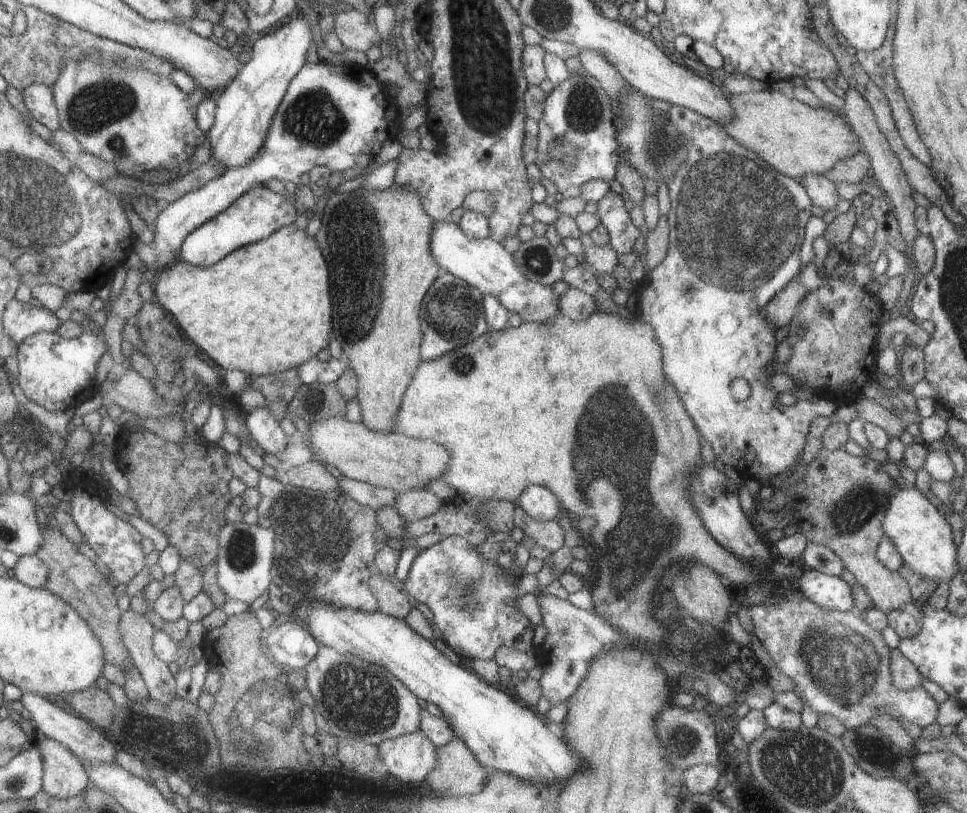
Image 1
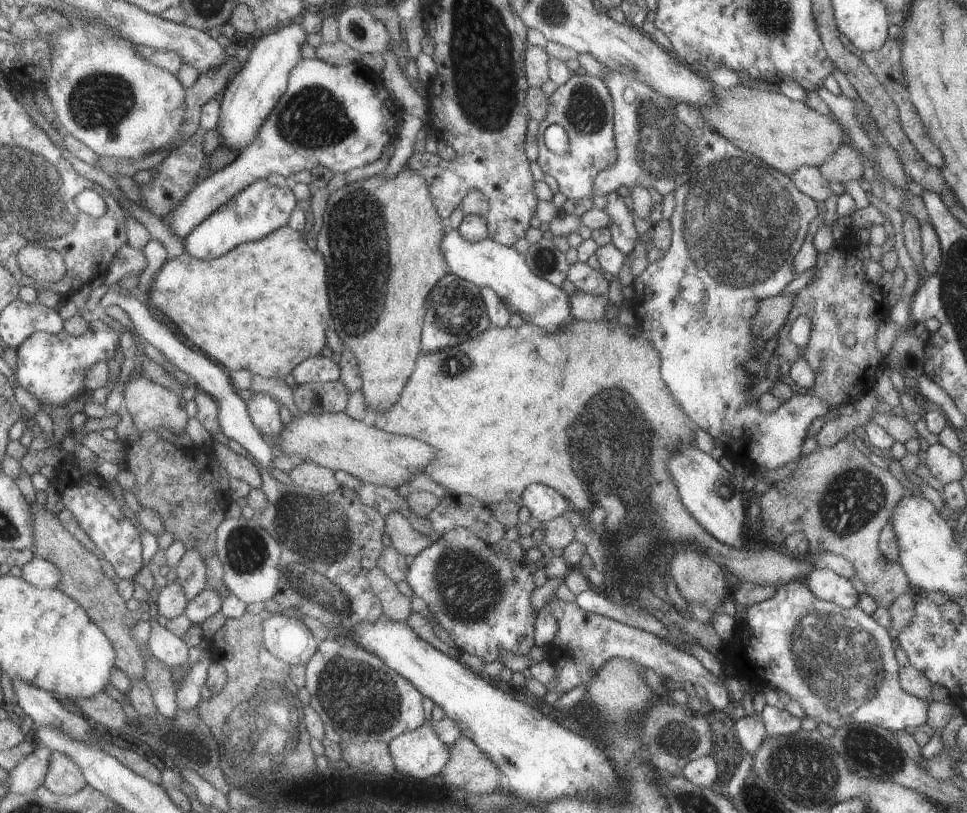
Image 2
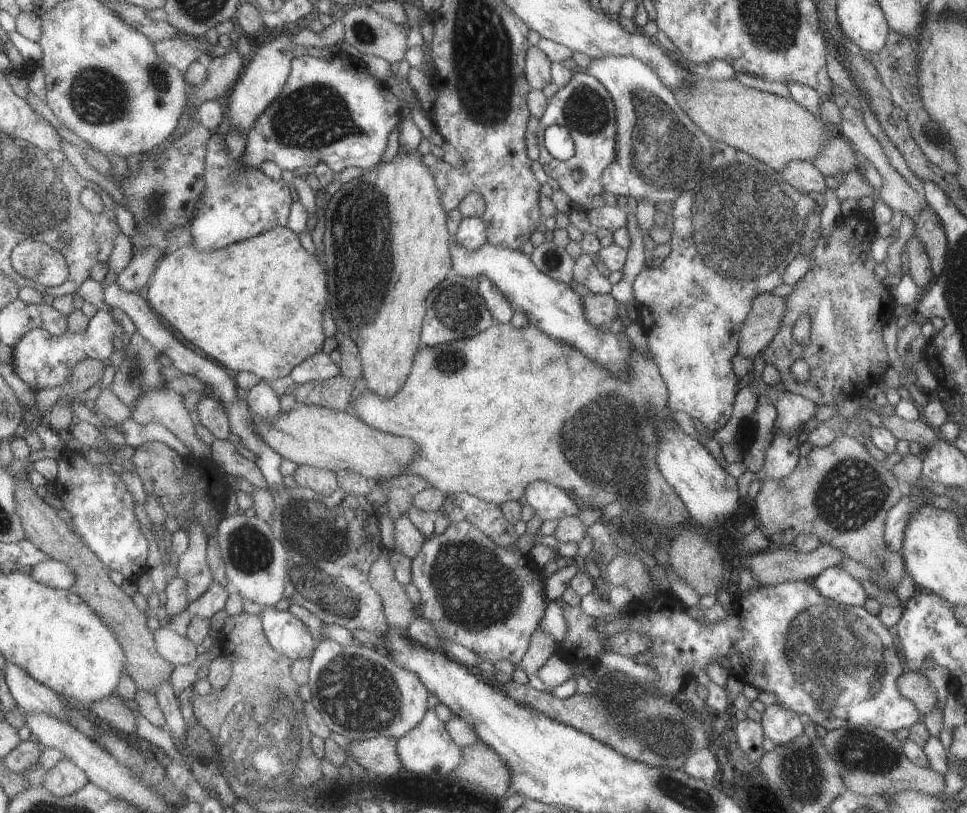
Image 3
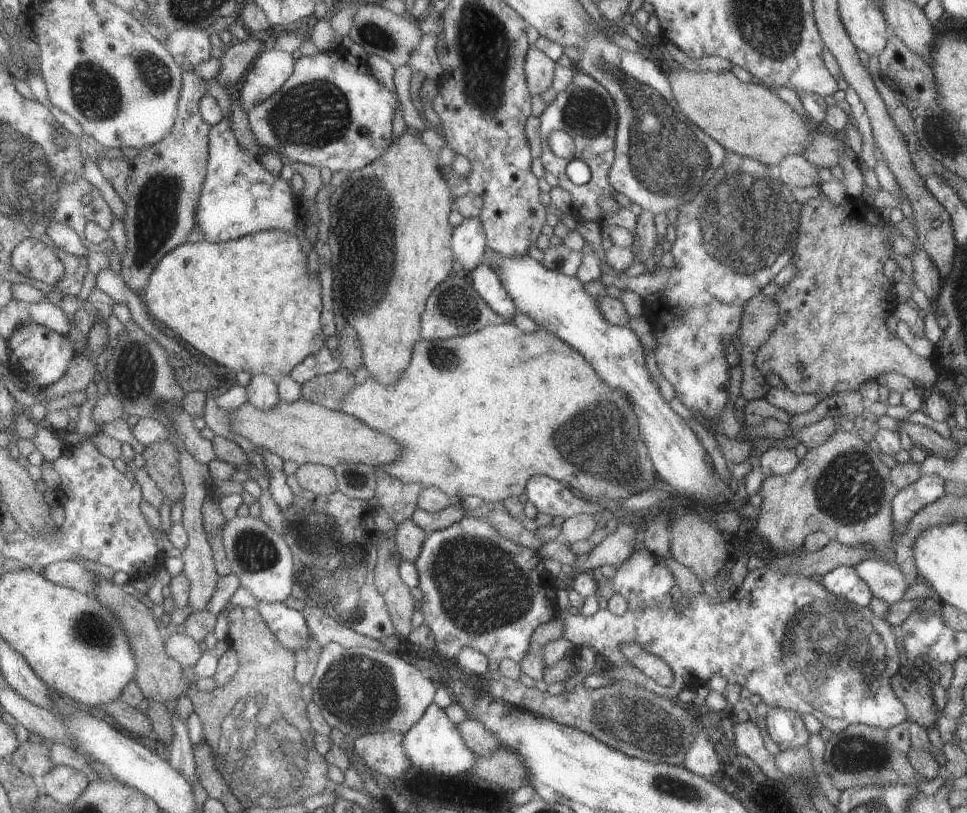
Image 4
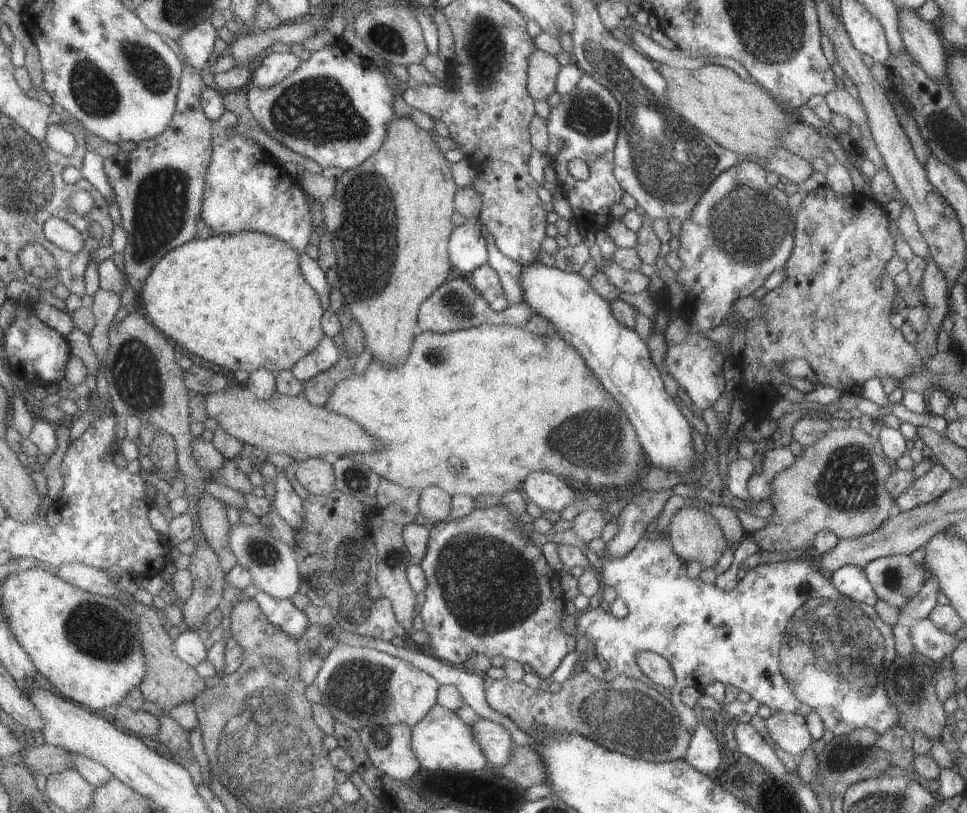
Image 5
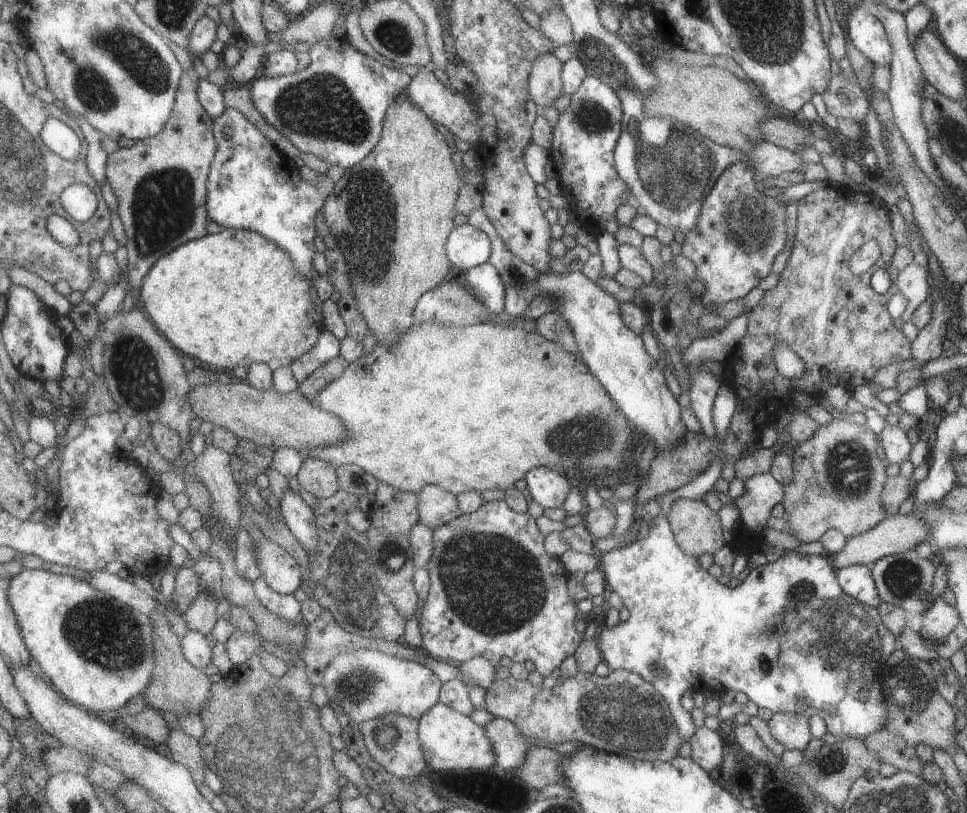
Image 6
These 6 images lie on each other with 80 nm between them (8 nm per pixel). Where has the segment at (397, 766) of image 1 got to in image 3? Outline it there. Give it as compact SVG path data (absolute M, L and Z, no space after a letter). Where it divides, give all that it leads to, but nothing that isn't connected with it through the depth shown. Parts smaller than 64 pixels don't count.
M427 708L425 715L421 718L421 722L413 726L406 734L403 734L397 742L395 742L395 750L399 756L401 767L406 771L409 770L415 778L420 775L443 776L445 780L459 766L461 762L461 748L449 738L447 730L443 728L442 722L437 718L433 708Z

